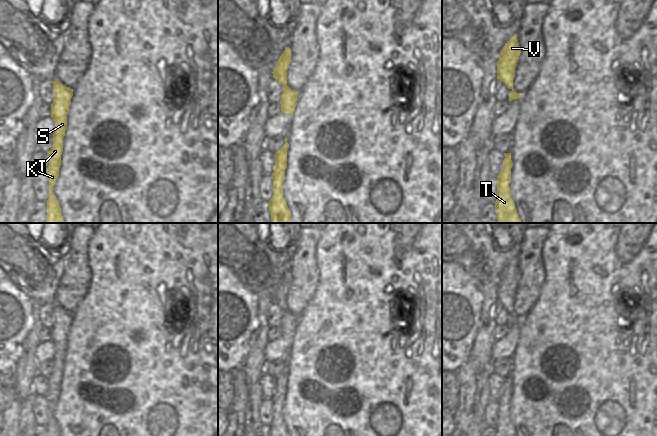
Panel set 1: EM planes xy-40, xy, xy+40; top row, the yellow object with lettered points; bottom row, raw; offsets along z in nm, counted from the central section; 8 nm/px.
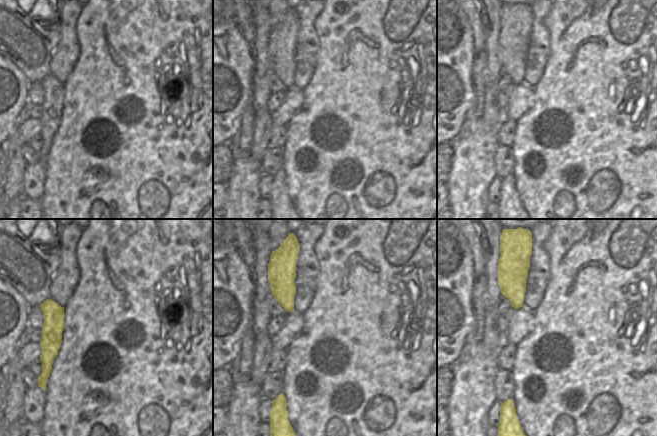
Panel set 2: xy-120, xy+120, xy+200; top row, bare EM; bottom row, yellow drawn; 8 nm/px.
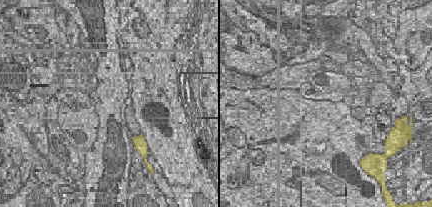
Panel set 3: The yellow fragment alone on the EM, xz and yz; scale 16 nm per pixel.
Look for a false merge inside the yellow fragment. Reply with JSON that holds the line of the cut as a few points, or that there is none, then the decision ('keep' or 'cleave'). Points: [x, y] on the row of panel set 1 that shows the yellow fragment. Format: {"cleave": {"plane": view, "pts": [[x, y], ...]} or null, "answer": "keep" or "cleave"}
{"cleave": null, "answer": "keep"}

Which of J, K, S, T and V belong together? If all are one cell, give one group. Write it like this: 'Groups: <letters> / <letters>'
Groups: J K S T V

